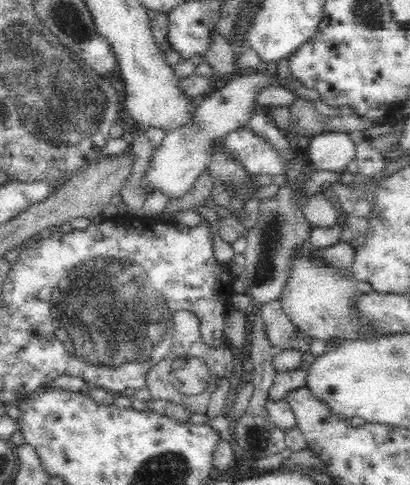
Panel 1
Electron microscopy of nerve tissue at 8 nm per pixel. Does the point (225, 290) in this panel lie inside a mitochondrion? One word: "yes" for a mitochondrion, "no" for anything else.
no

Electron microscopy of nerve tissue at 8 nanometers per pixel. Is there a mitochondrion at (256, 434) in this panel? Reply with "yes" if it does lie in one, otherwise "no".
yes

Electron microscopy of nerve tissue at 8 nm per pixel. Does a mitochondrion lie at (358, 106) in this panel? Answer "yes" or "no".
no

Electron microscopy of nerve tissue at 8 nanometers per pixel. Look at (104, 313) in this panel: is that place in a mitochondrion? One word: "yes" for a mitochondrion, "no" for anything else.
yes

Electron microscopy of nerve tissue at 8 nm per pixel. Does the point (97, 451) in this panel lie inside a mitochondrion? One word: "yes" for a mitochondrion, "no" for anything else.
no

